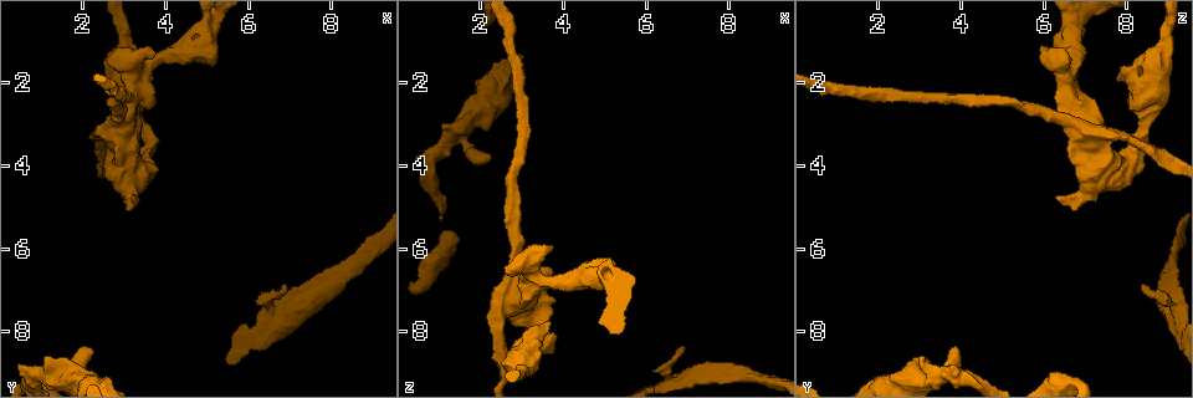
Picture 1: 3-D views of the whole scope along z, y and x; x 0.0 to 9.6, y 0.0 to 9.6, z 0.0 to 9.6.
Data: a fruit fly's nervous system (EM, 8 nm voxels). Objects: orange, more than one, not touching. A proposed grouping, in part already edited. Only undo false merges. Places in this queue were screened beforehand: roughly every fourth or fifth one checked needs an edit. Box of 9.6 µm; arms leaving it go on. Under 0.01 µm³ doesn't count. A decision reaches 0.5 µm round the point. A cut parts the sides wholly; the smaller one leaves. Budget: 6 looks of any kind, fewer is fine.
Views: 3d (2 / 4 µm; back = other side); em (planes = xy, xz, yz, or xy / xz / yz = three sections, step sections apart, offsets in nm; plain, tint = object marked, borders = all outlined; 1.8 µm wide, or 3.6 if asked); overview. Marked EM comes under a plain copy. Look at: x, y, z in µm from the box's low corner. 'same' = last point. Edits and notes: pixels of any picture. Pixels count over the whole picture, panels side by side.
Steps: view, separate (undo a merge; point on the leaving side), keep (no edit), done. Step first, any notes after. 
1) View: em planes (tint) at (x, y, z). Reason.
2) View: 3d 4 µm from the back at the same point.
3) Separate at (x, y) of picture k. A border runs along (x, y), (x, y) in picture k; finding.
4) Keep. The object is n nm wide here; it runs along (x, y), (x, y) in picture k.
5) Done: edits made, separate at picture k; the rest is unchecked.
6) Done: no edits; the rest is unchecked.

View: em 3.6 µm yz step 4 (tint) at (3.05, 3.00, 6.75). Sudden change in width.

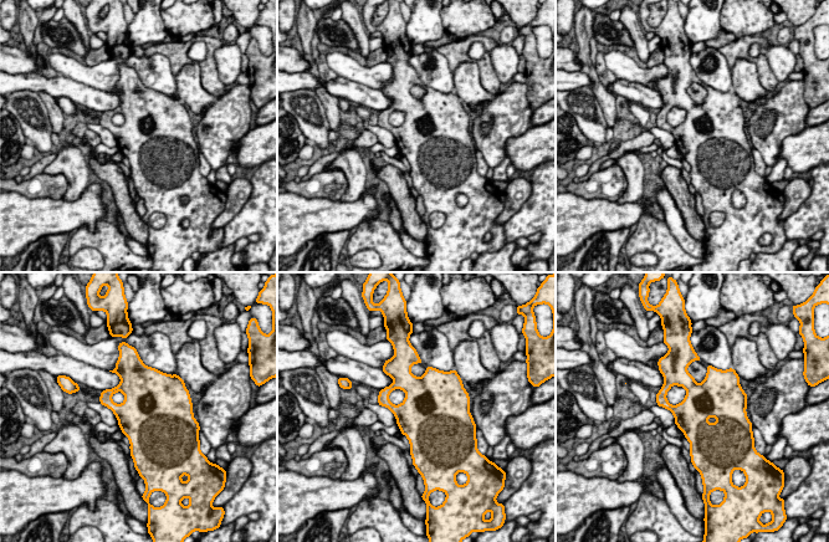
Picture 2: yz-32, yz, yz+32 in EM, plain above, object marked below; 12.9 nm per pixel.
View: em 3.6 µm planes (tint) at the same point.

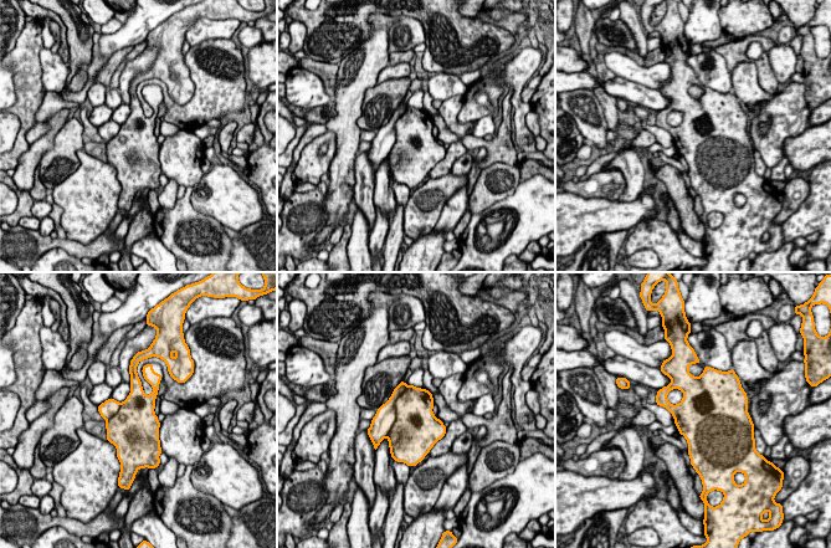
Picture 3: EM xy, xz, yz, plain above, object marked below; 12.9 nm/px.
Separate at (383, 421) of picture 3. A border runs along (408, 385), (386, 435) in picture 3; two neurons meet here.

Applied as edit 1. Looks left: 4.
View: overview.

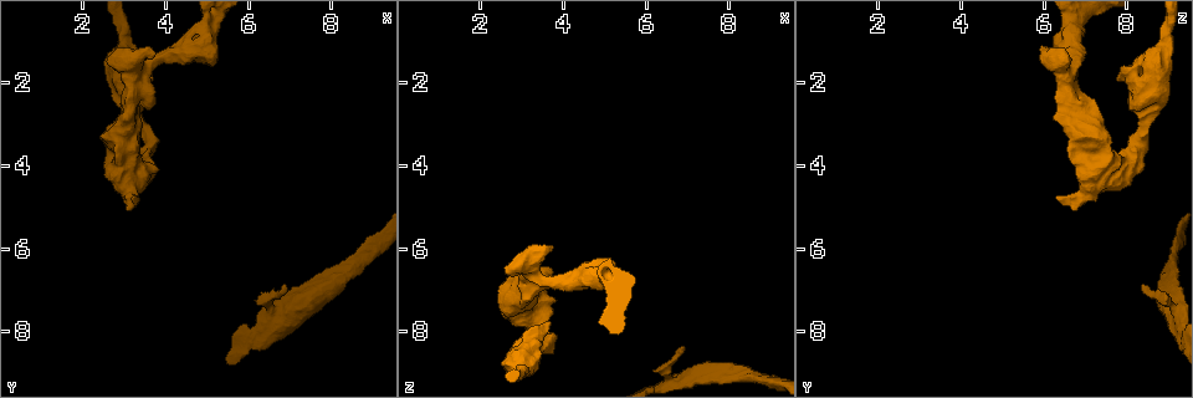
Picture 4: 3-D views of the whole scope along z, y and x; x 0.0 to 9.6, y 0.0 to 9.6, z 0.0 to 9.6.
View: 3d 2 µm at (4.20, 1.30, 6.75). Branch point.

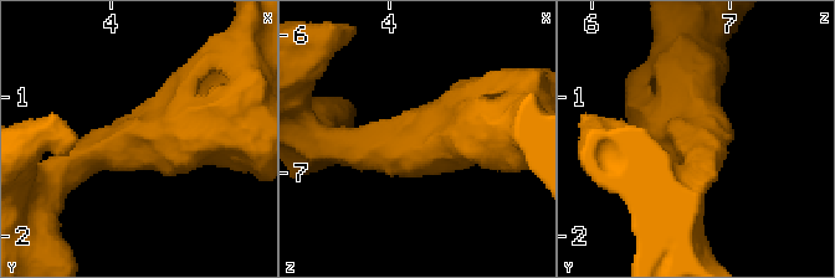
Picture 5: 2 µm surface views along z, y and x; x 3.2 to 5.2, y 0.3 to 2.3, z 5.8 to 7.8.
View: em xy step 8 (tint) at (4.20, 1.28, 6.78). 3 arms meet here; the arms are 220, 240, 260 nm wide.

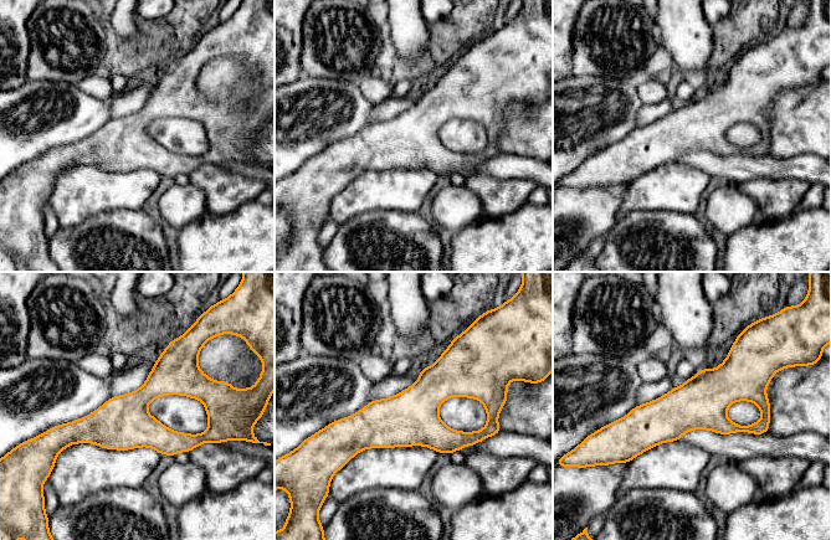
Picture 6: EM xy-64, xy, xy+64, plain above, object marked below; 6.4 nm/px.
View: em yz step 4 (tint) at the same point.

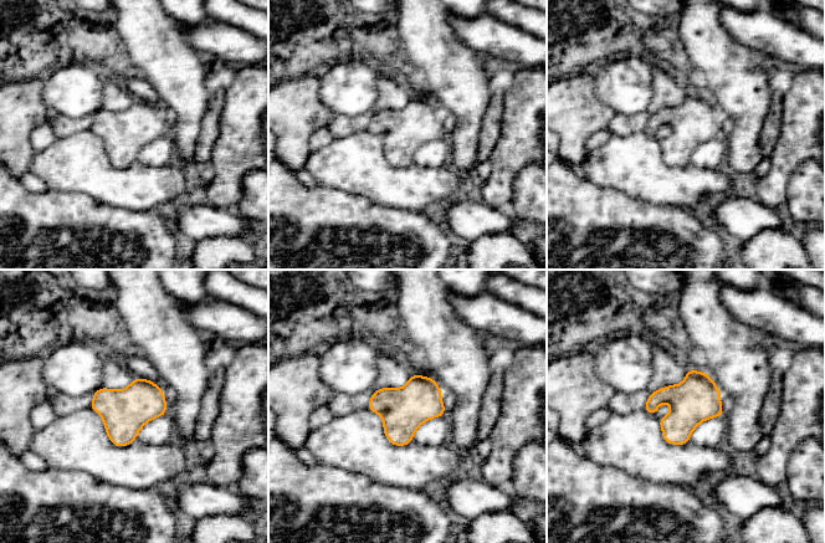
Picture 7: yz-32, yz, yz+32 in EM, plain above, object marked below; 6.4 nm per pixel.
Keep. One neuron here.

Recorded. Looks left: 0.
Done: edits made, separate at picture 3; the rest is unchecked.

